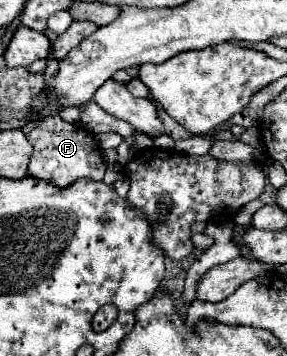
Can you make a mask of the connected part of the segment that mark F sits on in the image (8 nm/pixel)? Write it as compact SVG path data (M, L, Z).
M47 116L41 120L29 134L29 142L33 146L33 156L29 162L29 174L39 180L47 180L59 188L73 184L73 180L89 176L93 180L103 180L105 162L101 156L101 148L91 132L85 132L81 124L69 124L59 116Z

